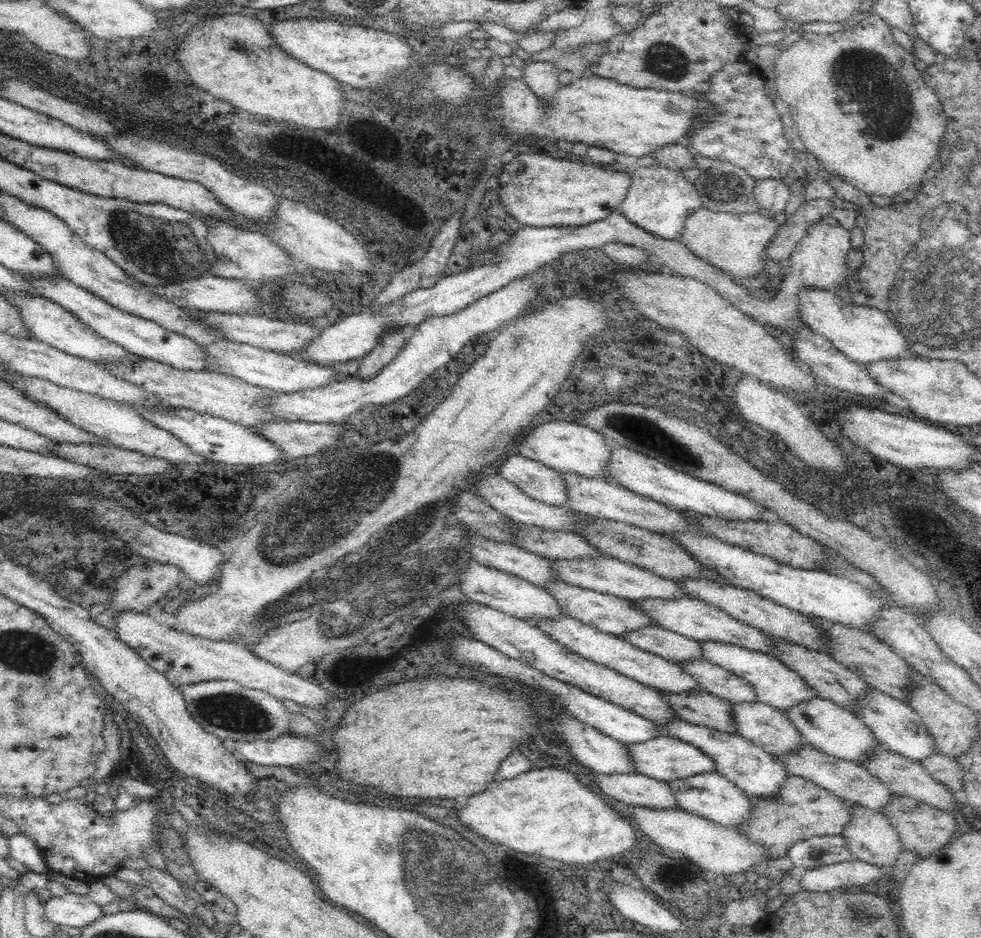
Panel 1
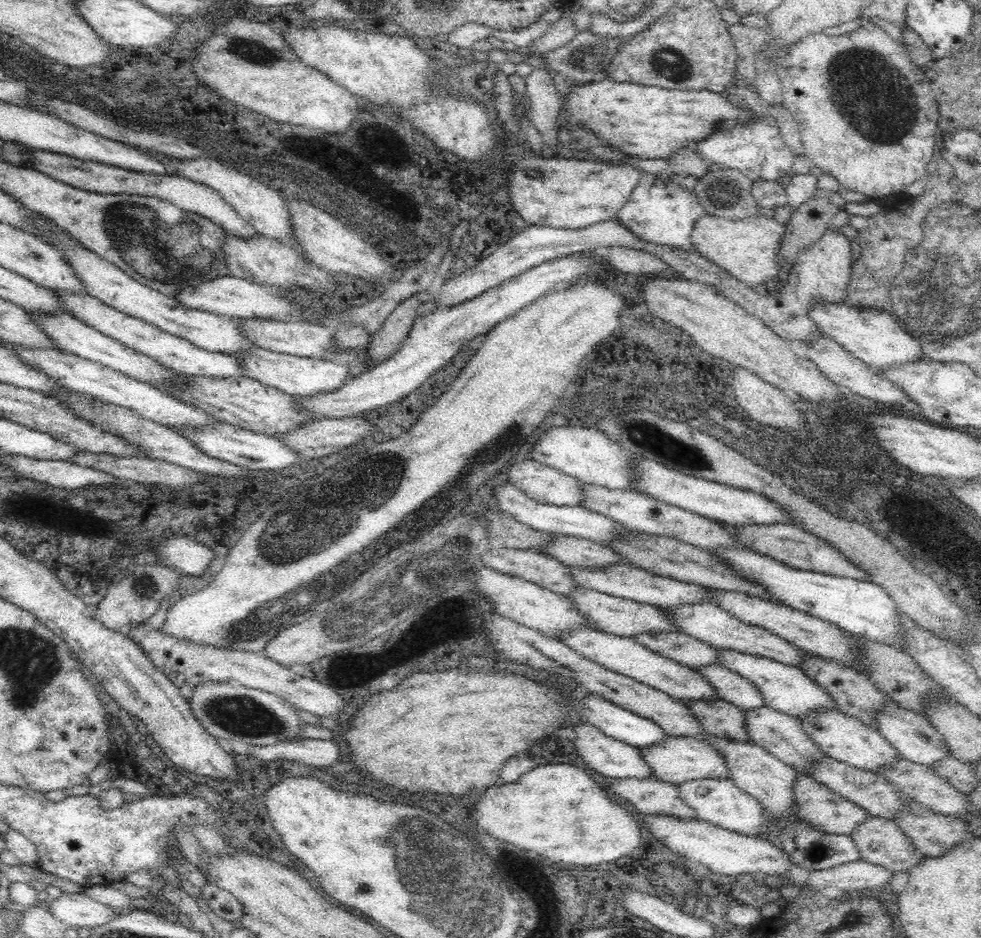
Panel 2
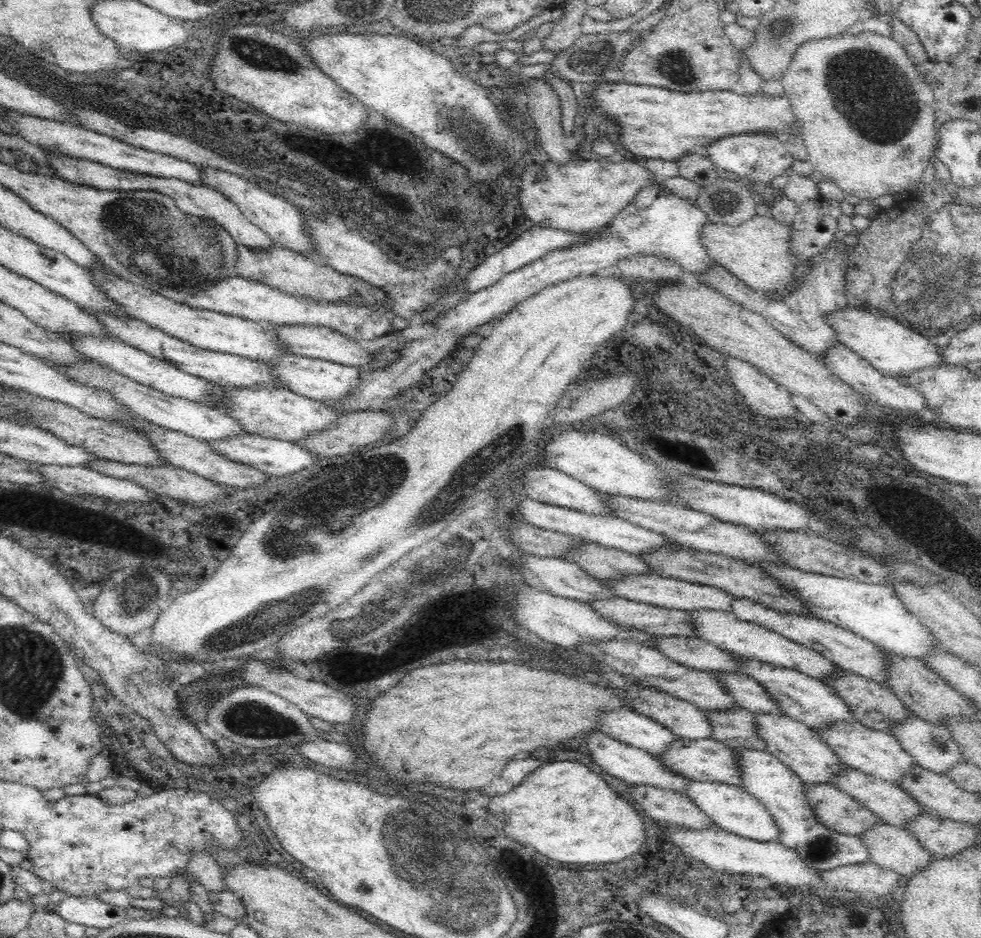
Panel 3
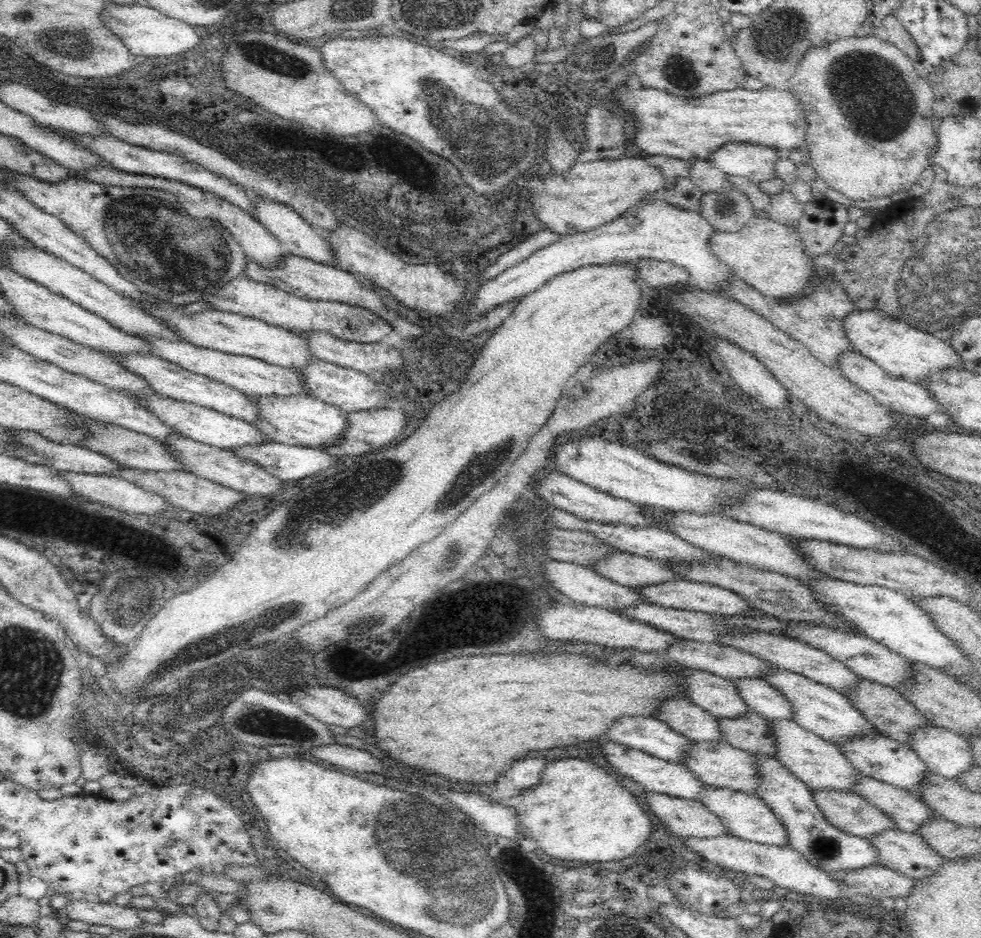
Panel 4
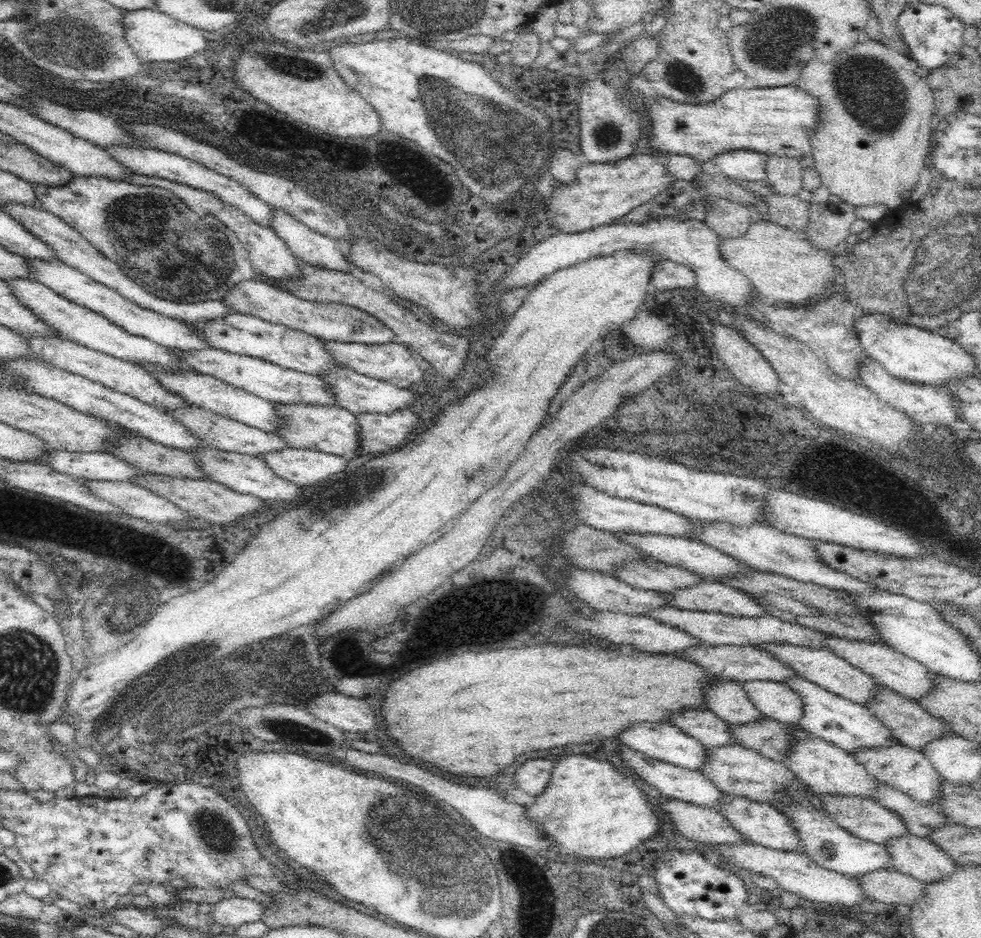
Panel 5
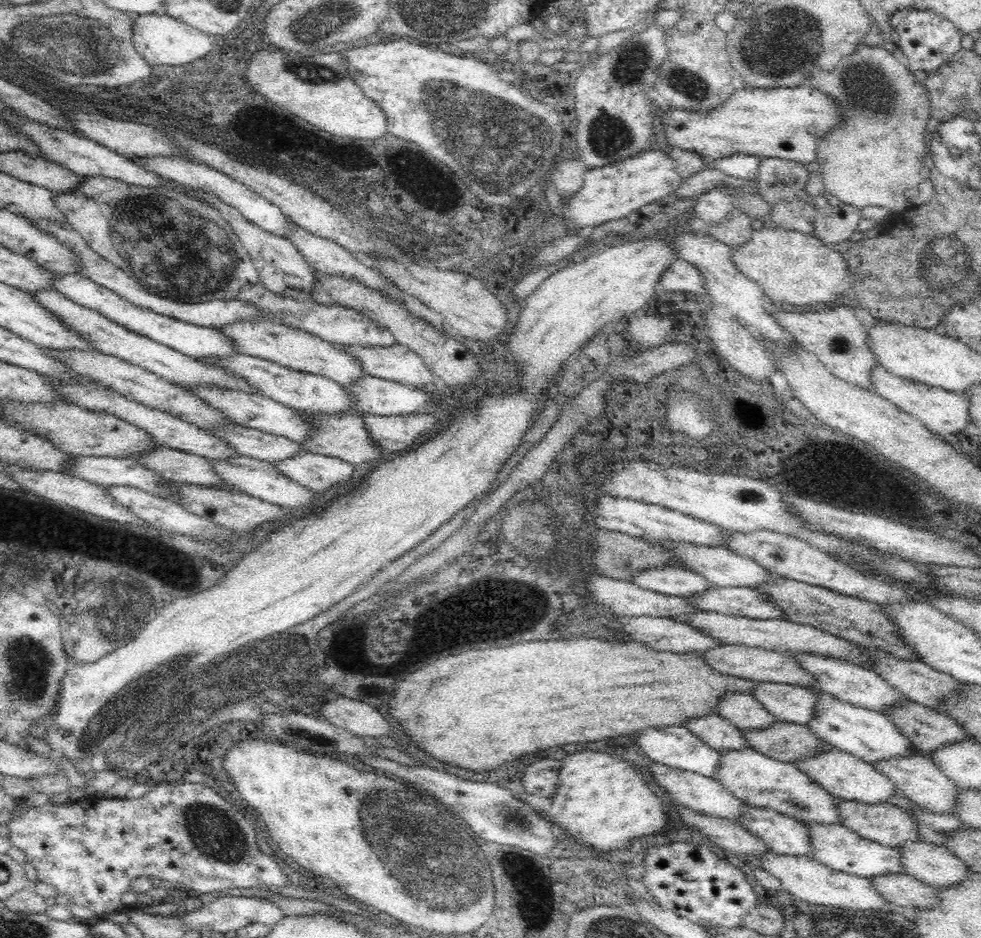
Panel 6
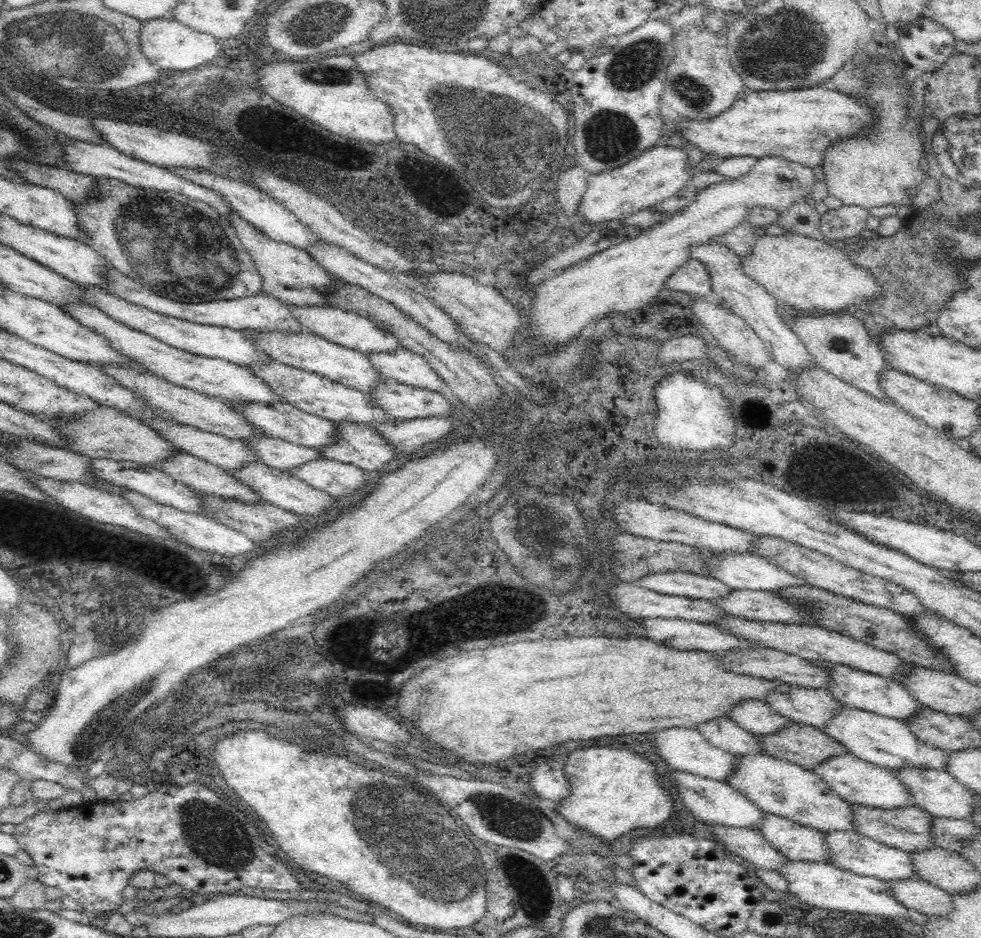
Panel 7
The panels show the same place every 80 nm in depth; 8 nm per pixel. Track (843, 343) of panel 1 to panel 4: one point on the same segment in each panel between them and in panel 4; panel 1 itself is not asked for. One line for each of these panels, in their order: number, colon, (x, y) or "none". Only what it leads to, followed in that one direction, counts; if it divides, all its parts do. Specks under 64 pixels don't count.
2: (872, 335)
3: (896, 350)
4: (901, 350)

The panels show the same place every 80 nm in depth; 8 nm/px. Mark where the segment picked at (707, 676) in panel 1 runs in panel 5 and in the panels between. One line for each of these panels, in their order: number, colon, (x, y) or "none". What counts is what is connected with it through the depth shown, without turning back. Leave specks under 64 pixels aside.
2: (730, 686)
3: (748, 692)
4: (761, 697)
5: (775, 700)

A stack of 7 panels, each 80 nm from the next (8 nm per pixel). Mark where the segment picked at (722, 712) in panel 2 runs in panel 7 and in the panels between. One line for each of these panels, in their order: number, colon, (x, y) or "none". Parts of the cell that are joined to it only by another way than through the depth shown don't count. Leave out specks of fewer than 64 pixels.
3: (736, 728)
4: (752, 733)
5: (774, 740)
6: (784, 741)
7: (806, 746)

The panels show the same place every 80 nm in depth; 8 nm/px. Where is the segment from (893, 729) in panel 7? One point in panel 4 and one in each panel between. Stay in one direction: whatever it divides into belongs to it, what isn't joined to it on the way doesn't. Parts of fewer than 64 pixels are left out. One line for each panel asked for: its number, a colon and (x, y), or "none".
4: (831, 715)
5: (840, 722)
6: (871, 736)

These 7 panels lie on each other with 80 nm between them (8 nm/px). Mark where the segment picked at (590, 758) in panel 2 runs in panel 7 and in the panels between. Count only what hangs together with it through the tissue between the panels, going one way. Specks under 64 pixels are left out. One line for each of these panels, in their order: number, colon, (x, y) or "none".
3: (637, 767)
4: (653, 774)
5: (675, 783)
6: (703, 795)
7: (716, 803)

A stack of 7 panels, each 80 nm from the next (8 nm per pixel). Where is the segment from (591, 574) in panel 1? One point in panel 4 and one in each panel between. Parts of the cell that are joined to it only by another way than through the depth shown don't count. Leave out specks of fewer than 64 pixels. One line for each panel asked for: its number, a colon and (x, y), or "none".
2: (625, 581)
3: (666, 592)
4: (697, 596)

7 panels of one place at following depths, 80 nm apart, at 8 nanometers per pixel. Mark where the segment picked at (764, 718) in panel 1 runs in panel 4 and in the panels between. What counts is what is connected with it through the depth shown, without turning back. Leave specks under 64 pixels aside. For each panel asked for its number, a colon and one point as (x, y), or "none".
2: (783, 736)
3: (800, 749)
4: (819, 764)

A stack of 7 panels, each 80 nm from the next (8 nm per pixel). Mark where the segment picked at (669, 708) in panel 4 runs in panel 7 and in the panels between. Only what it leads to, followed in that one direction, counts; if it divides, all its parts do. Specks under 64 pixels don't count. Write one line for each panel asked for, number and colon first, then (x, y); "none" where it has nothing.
5: (710, 730)
6: (714, 730)
7: (724, 733)

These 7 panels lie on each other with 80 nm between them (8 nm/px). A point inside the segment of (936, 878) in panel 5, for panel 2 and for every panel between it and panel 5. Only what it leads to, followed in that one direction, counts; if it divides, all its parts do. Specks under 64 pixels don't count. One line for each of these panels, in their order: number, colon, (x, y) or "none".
2: (881, 842)
3: (894, 848)
4: (908, 854)

